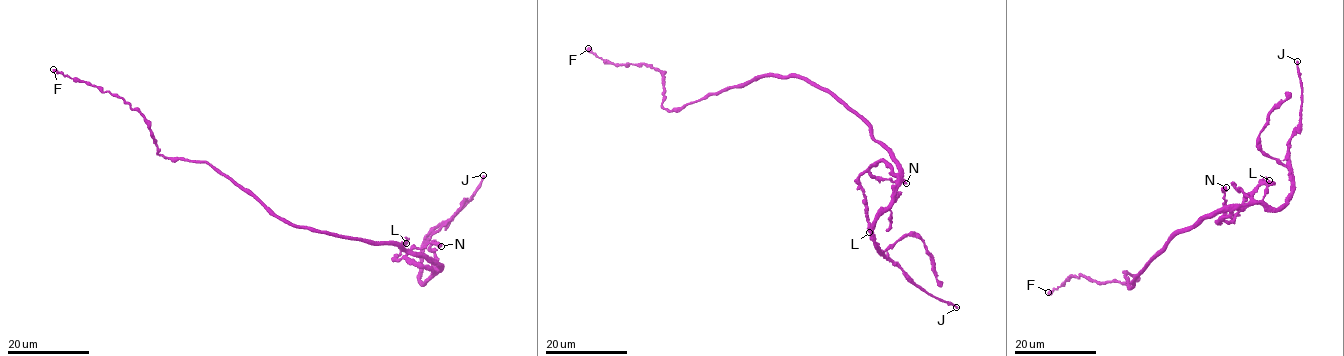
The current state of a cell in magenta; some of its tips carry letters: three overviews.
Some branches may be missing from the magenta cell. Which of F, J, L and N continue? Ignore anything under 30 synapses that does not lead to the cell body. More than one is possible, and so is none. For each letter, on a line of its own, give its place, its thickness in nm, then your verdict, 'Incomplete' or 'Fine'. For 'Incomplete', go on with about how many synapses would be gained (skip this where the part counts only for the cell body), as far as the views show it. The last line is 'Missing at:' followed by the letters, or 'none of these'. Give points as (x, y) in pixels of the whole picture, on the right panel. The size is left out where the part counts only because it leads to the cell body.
F: Place: (1048, 292). Thickness 700 nm. Fine
J: Place: (1297, 61). Thickness 320 nm. Incomplete. Roughly 170 synapses
L: Place: (1269, 180). Thickness 550 nm. Fine
N: Place: (1226, 187). Thickness 550 nm. Fine
Missing at: J

